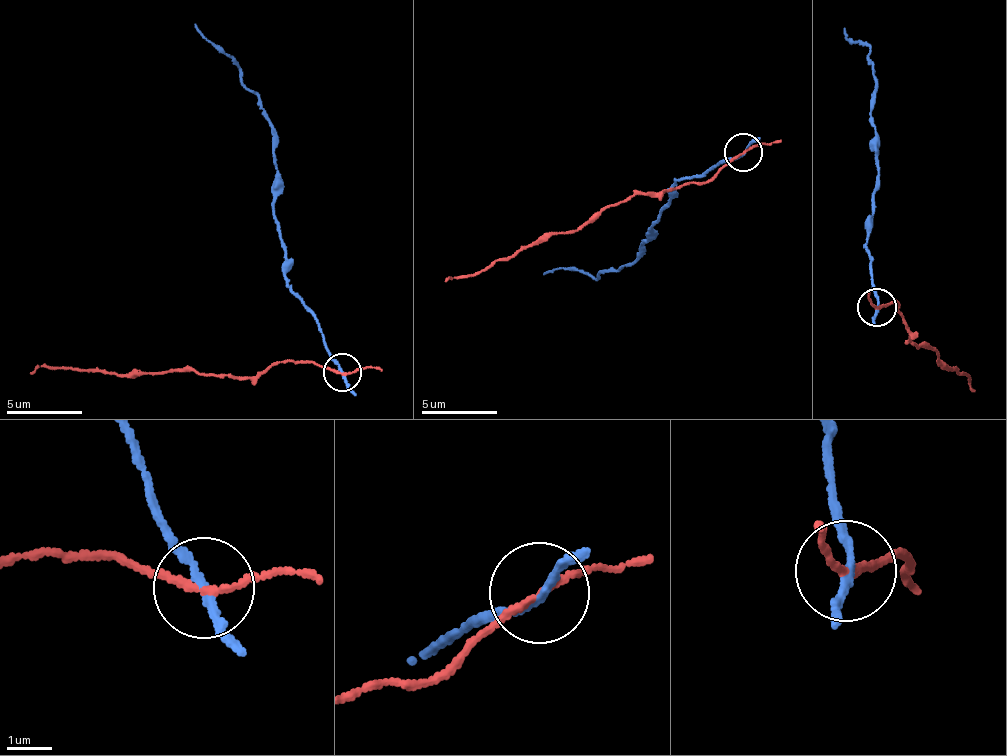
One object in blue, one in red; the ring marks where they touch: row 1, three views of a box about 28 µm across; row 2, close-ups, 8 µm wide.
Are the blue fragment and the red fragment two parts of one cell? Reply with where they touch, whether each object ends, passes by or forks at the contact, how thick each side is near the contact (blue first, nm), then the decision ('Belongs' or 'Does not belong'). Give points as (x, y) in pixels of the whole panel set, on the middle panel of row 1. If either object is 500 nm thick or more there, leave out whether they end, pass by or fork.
Place: (743, 152). At the ring blue passes by. At the ring red passes by. Thickness 160 nm (blue) against 140 nm. Does not belong

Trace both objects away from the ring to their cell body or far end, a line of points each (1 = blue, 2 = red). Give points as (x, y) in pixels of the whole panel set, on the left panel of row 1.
1: (343, 373), (317, 315), (286, 286), (286, 242), (277, 223), (271, 129), (266, 114), (223, 52), (194, 24)
2: (343, 373), (310, 359), (270, 361), (254, 376), (178, 369), (122, 375), (65, 367), (29, 373)

